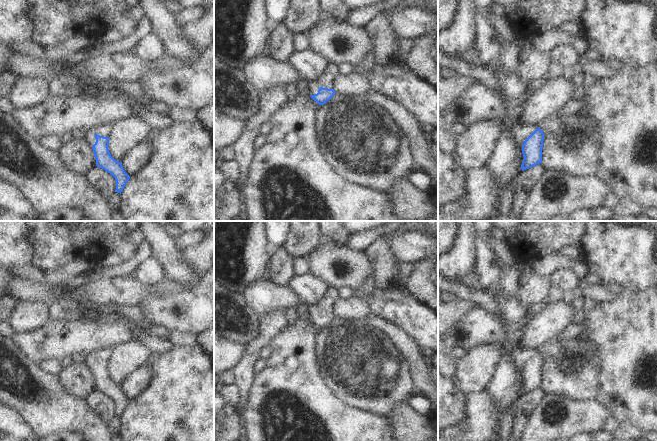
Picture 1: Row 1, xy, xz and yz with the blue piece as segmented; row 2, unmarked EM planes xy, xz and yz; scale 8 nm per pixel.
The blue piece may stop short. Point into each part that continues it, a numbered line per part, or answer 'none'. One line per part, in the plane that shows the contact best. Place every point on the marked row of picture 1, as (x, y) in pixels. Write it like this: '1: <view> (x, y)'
1: yz (520, 132)

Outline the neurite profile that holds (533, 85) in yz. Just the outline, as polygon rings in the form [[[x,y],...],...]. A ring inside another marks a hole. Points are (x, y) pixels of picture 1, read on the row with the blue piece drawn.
[[[536,78],[534,80],[531,80],[528,82],[528,90],[531,90],[532,92],[540,89],[546,82],[547,78]]]

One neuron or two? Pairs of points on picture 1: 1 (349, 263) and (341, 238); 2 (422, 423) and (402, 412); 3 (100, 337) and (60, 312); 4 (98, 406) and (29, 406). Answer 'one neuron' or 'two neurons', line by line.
1: two neurons
2: one neuron
3: two neurons
4: two neurons

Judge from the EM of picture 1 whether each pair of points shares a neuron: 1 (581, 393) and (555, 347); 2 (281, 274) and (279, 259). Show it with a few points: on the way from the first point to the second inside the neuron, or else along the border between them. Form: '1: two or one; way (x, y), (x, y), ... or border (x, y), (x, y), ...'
1: one; way (569, 381), (555, 367), (555, 359)
2: one; way (281, 270), (281, 263)

